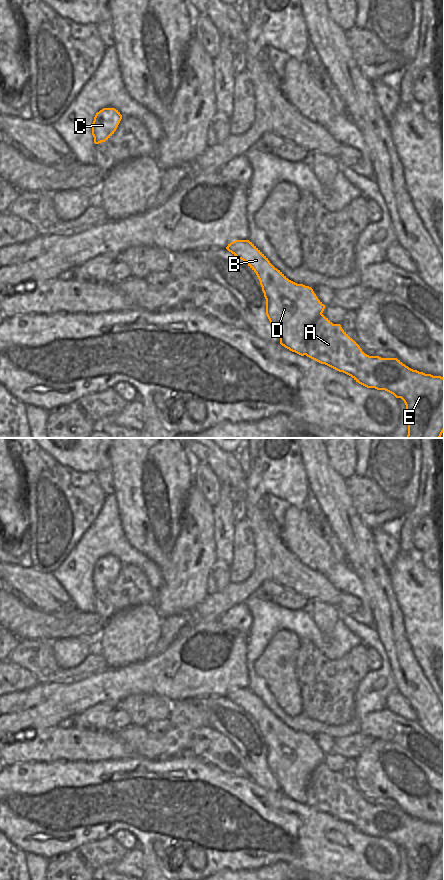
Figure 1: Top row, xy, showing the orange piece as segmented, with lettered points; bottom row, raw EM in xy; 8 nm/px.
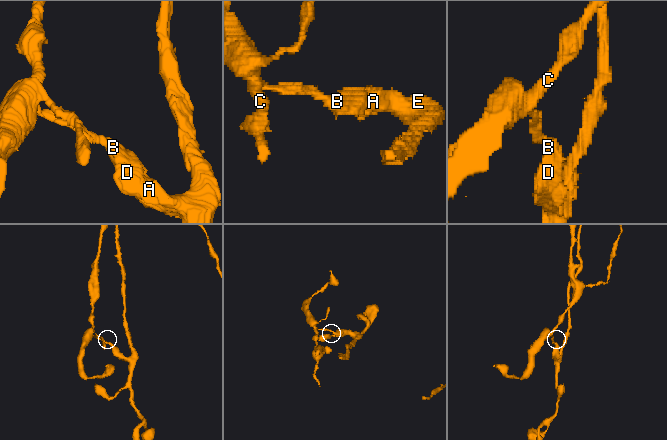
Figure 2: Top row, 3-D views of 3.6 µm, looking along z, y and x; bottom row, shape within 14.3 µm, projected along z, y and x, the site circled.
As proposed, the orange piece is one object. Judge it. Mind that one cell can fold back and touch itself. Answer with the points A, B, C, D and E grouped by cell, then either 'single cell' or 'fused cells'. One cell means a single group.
A E / B C D; fused cells

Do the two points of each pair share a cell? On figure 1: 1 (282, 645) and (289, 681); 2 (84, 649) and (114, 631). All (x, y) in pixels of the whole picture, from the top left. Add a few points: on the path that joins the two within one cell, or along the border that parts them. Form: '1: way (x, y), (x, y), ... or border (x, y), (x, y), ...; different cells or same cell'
1: way (282, 654), (287, 660), (287, 672); same cell
2: border (96, 638), (96, 646), (93, 650); different cells

